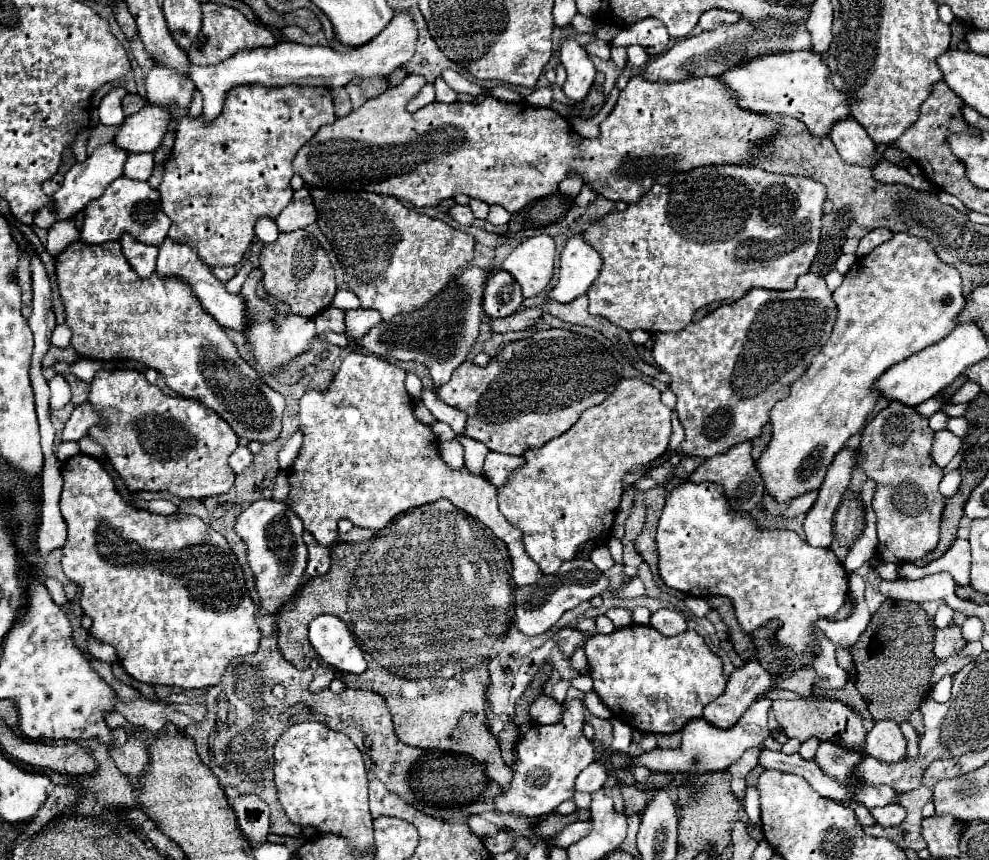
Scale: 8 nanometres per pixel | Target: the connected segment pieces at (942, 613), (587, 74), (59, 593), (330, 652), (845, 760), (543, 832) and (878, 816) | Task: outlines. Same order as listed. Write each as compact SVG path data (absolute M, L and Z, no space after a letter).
M941 605L939 611L937 611L937 615L935 615L935 627L937 627L937 629L945 629L945 627L951 623L953 613L955 613L955 611L953 611L949 605Z
M565 41L561 47L561 65L567 69L563 93L573 101L583 101L595 79L595 67L589 55L577 41Z
M47 579L45 581L45 587L47 587L47 591L49 591L49 595L51 595L51 599L55 601L55 605L65 605L65 601L67 601L67 597L65 597L65 593L63 593L63 587L61 587L61 583L57 581L57 579Z
M332 615L316 617L309 624L308 637L325 665L343 673L363 673L367 669L361 649L341 619Z
M821 743L815 763L829 775L837 777L837 781L851 781L851 773L861 761L861 753L849 753L849 749L841 749L841 745Z
M583 809L583 811L577 811L571 813L571 815L557 815L557 813L551 813L549 817L545 817L545 821L541 821L539 825L535 825L535 835L537 837L553 837L557 835L565 825L569 823L575 823L575 821L589 821L590 810Z
M893 803L871 809L871 815L875 817L875 823L881 827L897 827L905 819L906 810L899 803Z

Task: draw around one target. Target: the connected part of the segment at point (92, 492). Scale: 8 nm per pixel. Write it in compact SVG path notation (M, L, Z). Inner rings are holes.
M75 455L69 461L63 463L63 493L61 493L61 513L63 519L67 523L67 543L63 547L63 555L61 555L61 565L65 575L75 581L81 587L81 609L85 615L89 615L93 619L93 635L101 641L101 643L109 643L115 647L117 651L117 659L119 663L125 667L125 671L143 683L149 685L177 685L183 689L207 689L213 687L221 681L221 677L225 675L227 665L243 655L251 655L257 653L259 649L259 639L261 639L261 631L255 623L255 615L257 615L257 605L253 603L253 599L247 593L247 585L245 585L245 575L243 569L237 561L237 557L233 555L231 561L231 547L225 541L225 537L221 533L217 533L215 529L211 529L207 523L203 523L199 517L195 515L155 515L149 513L145 509L135 509L131 503L127 503L115 489L113 477L105 471L105 467L89 455Z

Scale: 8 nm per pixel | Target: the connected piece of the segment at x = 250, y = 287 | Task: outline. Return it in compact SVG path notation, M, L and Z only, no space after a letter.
M259 267L253 269L247 277L247 281L243 283L241 295L245 297L245 303L249 307L249 325L251 325L251 331L247 335L249 347L255 353L257 365L261 365L261 369L265 369L267 373L273 373L279 369L279 365L289 363L293 357L301 355L307 349L307 345L311 343L311 339L317 335L317 331L315 331L313 319L305 319L305 317L299 317L293 313L279 315L269 303L261 301L255 293L255 287L261 281L261 277L263 277L263 271Z

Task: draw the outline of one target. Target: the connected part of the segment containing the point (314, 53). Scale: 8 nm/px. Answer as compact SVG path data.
M395 13L397 21L391 21L381 35L377 35L371 43L365 47L357 47L351 51L337 53L331 47L307 47L299 43L277 43L273 47L261 47L261 49L249 49L241 51L219 65L211 67L199 67L191 65L187 71L189 79L195 83L195 87L203 93L203 117L215 119L221 113L223 101L227 97L227 91L235 85L249 85L249 83L261 83L261 85L321 85L321 87L345 87L353 77L385 77L389 71L397 69L399 65L405 65L413 53L417 43L417 25L409 13Z

